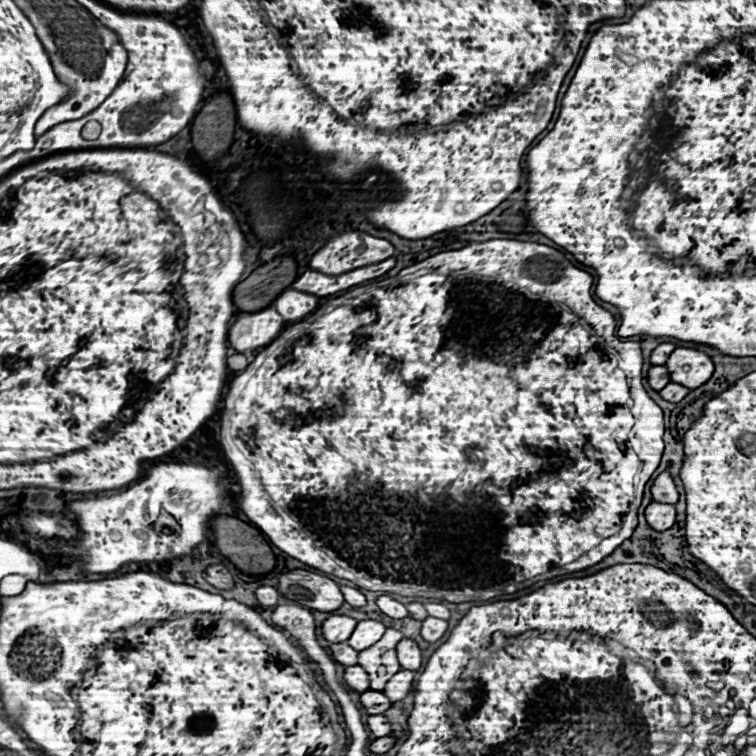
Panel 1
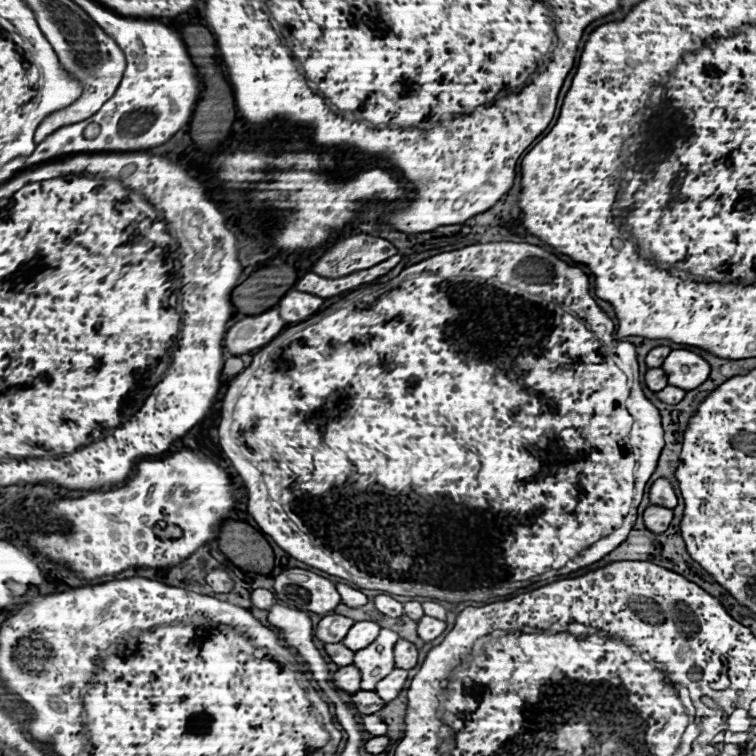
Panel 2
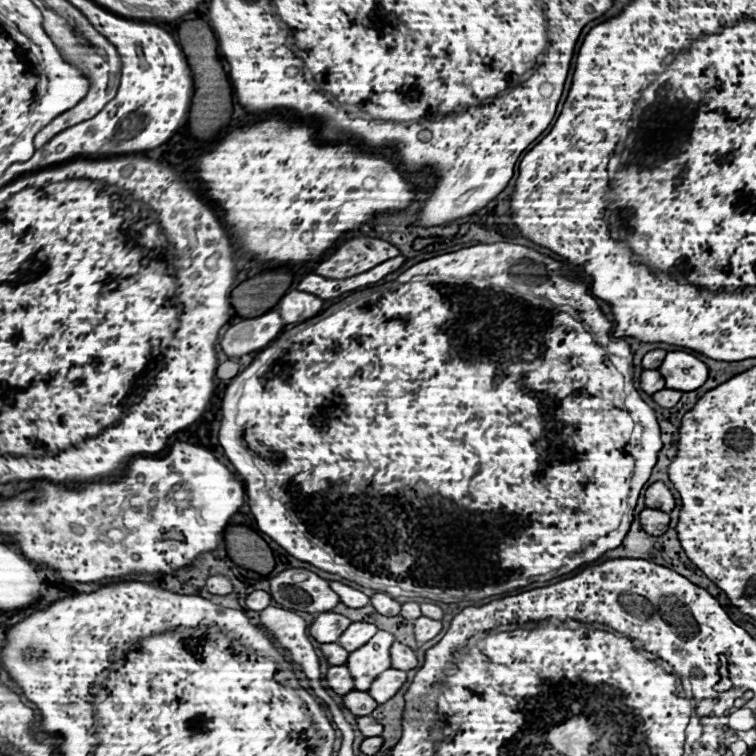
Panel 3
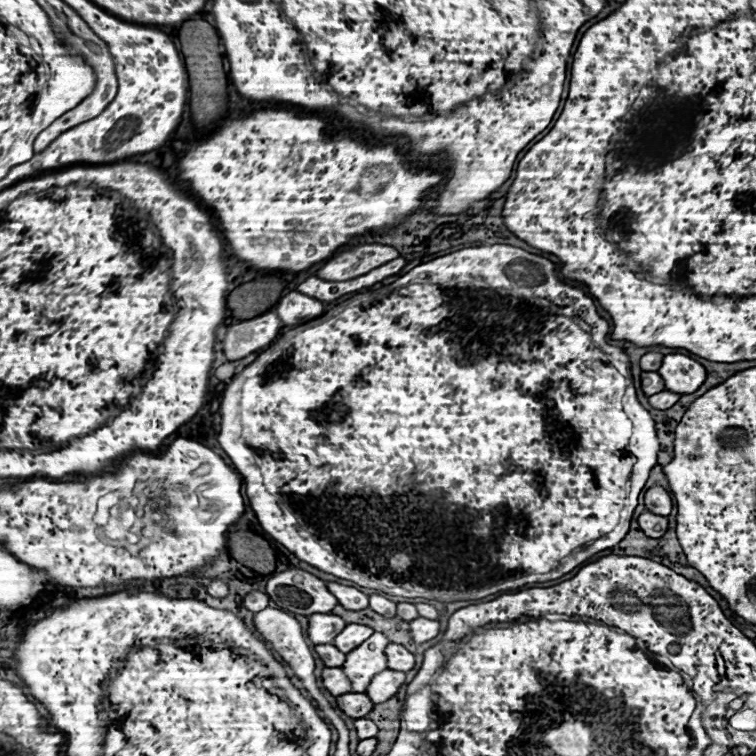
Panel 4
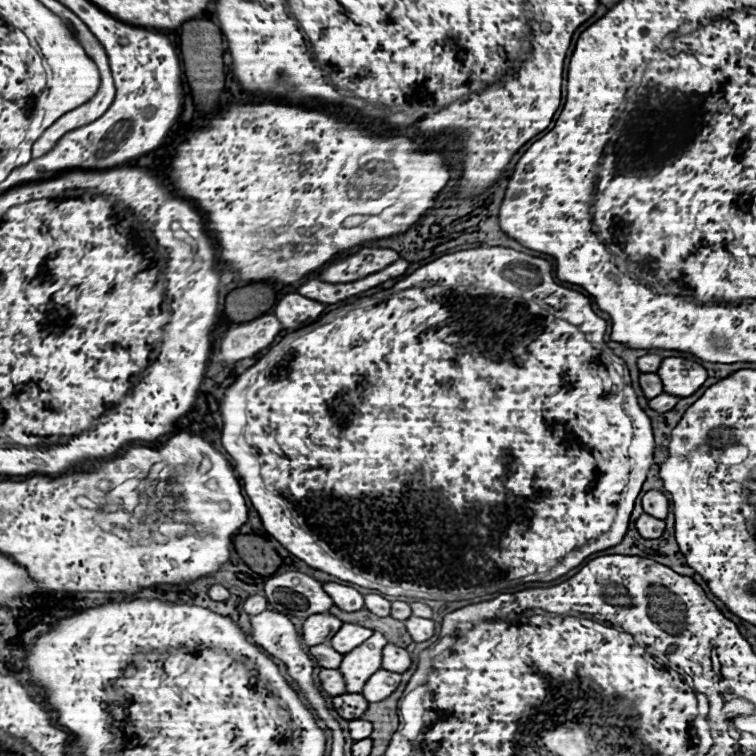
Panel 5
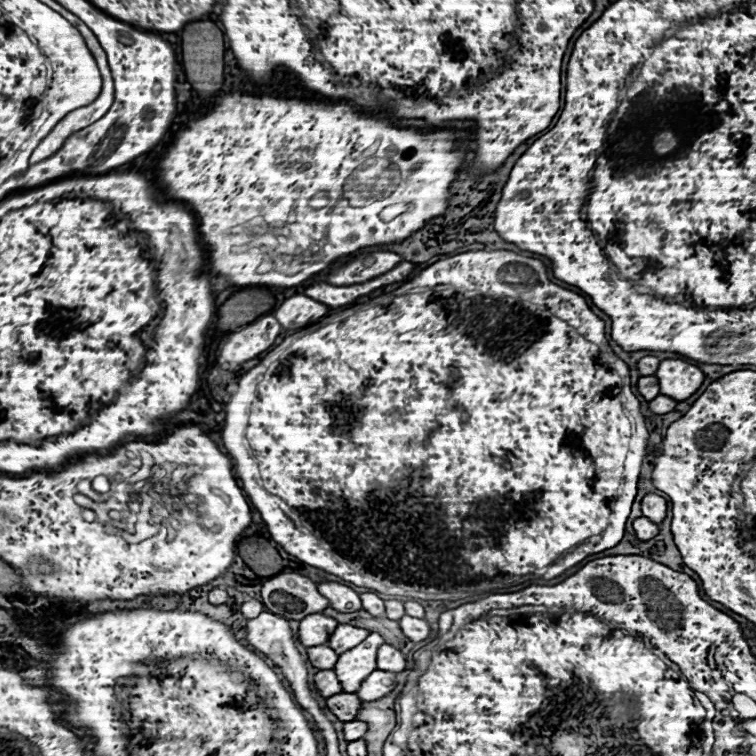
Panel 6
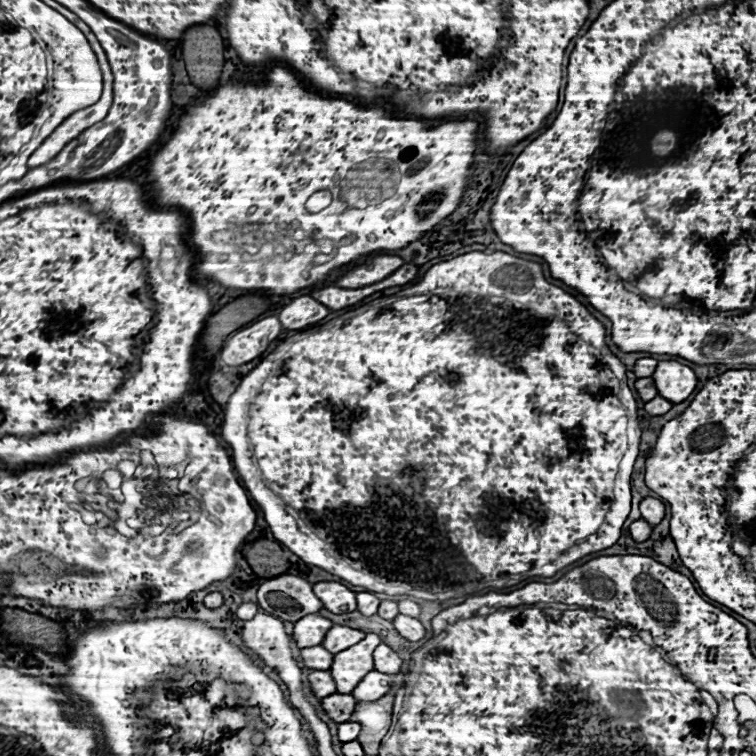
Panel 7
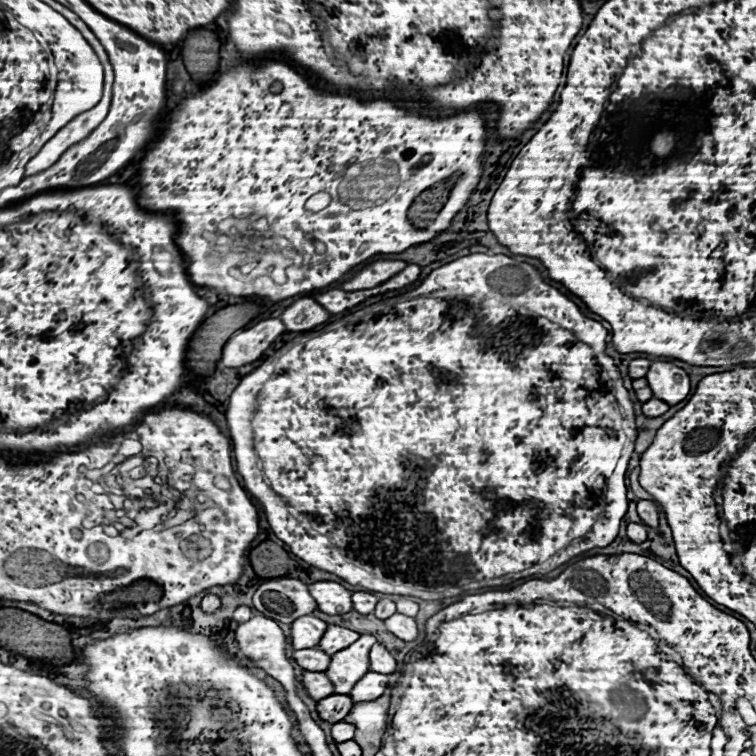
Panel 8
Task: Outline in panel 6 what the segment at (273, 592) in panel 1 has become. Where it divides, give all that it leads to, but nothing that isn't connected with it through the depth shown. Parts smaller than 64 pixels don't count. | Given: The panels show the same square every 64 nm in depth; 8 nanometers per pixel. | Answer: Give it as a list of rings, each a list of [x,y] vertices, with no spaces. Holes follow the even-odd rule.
[[[248,600],[248,602],[244,602],[242,604],[242,608],[240,608],[240,612],[246,616],[246,618],[250,618],[250,616],[258,616],[258,612],[264,612],[264,604],[260,602],[260,600]]]

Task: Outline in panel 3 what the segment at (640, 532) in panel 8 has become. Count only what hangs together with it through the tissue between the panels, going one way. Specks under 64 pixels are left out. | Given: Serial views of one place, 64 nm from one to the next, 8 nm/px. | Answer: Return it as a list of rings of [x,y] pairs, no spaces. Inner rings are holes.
[[[646,508],[640,514],[640,522],[644,526],[644,530],[652,536],[662,536],[662,532],[668,530],[668,522],[670,522],[670,514],[662,512],[662,510],[654,510],[654,508]]]

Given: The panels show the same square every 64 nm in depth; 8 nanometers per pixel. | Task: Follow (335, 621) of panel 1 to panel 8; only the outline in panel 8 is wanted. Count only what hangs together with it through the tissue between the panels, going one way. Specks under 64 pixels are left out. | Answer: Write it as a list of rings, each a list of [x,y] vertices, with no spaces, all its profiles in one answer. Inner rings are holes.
[[[316,616],[296,618],[292,624],[292,636],[294,636],[292,646],[294,646],[294,650],[318,646],[318,640],[322,638],[322,632],[326,628],[328,628],[328,624]]]

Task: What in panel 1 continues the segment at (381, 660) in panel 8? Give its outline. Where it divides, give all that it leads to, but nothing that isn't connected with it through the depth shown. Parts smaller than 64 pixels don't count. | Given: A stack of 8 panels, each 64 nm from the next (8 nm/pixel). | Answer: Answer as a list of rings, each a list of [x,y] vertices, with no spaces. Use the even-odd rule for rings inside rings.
[[[404,638],[398,644],[398,660],[404,670],[418,670],[422,666],[422,650],[410,638]]]

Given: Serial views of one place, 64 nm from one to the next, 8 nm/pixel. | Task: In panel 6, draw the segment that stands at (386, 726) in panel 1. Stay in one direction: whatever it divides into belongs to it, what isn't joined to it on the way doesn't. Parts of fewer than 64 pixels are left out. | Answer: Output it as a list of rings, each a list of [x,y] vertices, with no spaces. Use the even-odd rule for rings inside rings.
[[[360,720],[346,722],[346,724],[344,724],[344,740],[348,740],[348,742],[360,740],[360,738],[366,734],[366,728],[368,728],[368,724],[362,724]]]

